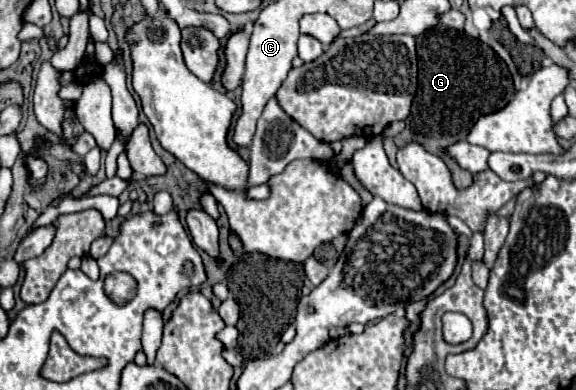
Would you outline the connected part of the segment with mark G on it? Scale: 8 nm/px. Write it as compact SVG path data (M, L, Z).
M432 27L416 37L418 49L418 91L412 103L412 113L406 119L406 127L396 135L396 147L404 147L414 137L422 137L424 149L444 159L452 173L452 181L458 189L466 189L472 183L472 173L456 165L454 159L444 155L444 147L452 141L466 137L468 127L484 113L502 109L514 95L512 77L504 61L482 41L446 27Z

